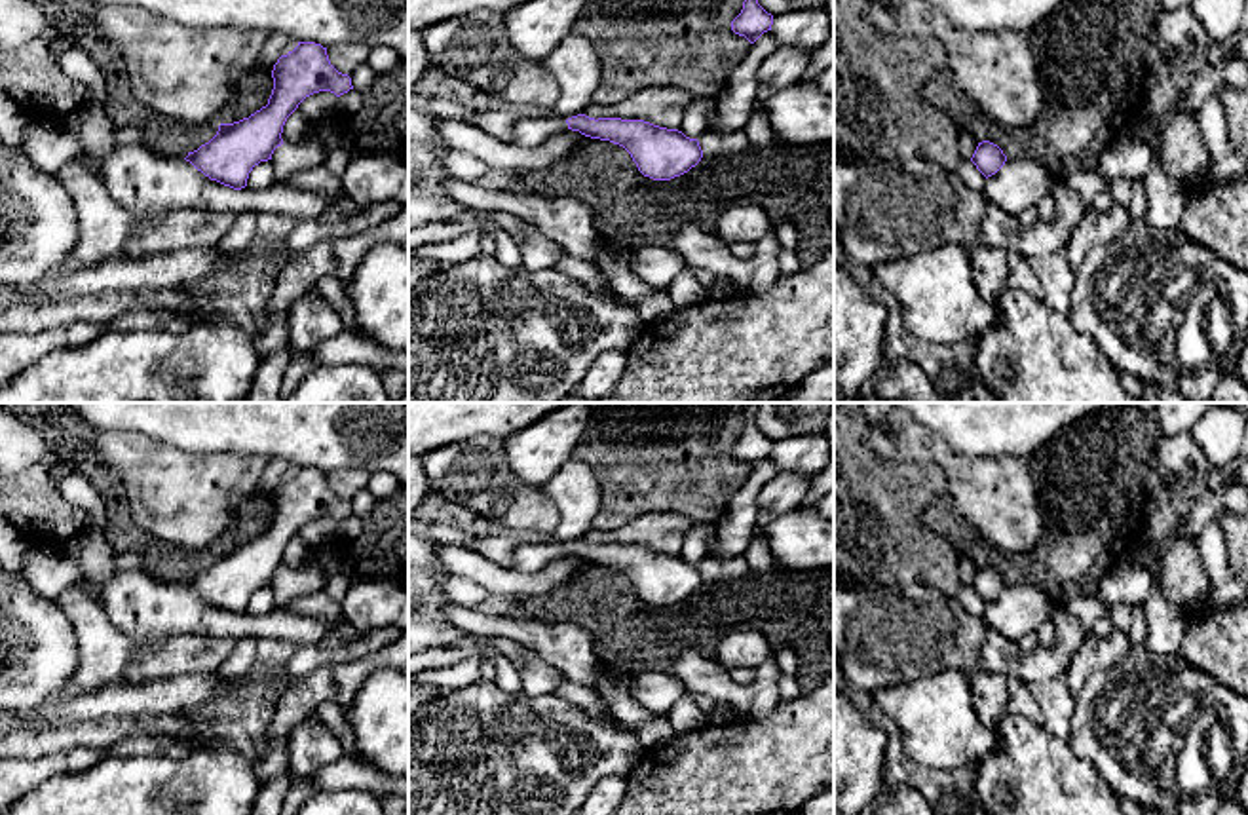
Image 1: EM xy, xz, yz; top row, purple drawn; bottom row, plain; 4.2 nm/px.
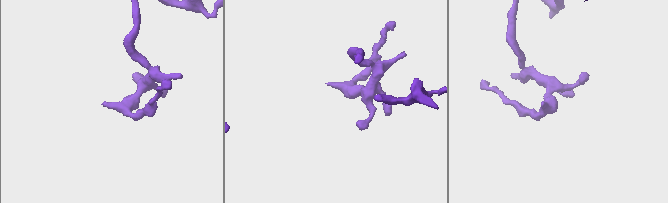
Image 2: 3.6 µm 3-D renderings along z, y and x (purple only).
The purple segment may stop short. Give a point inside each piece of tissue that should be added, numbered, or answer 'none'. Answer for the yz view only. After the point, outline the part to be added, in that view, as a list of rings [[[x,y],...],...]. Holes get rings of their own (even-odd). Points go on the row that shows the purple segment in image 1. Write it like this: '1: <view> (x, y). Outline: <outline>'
none

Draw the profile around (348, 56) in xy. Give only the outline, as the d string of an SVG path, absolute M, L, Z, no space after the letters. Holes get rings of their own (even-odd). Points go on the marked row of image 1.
M342 42L327 47L331 65L342 72L351 74L359 65L367 63L372 47L361 42Z

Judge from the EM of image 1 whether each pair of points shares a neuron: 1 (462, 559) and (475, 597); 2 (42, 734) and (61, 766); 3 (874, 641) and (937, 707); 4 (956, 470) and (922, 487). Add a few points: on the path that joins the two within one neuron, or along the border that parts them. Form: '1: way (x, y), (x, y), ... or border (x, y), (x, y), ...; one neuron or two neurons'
1: border (449, 572), (468, 578), (491, 593); two neurons
2: border (97, 749), (65, 749), (19, 758); two neurons
3: border (956, 669), (927, 671), (872, 694); two neurons
4: border (945, 481), (946, 492); two neurons

